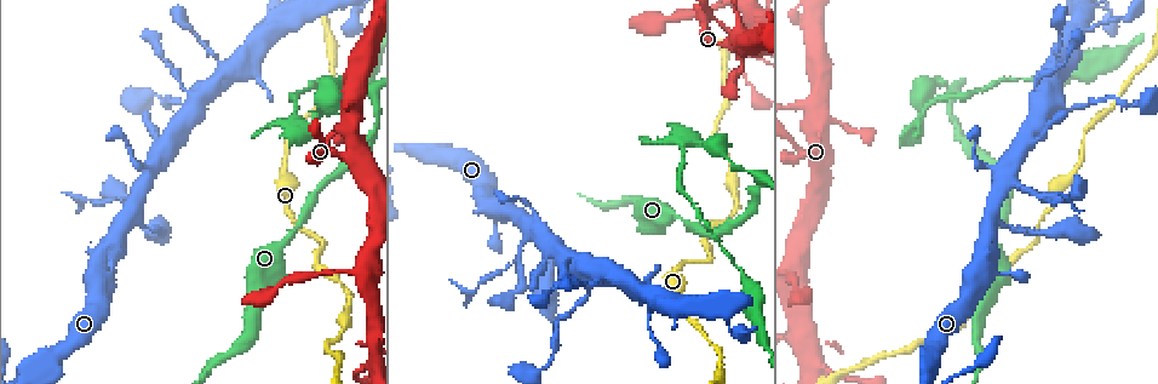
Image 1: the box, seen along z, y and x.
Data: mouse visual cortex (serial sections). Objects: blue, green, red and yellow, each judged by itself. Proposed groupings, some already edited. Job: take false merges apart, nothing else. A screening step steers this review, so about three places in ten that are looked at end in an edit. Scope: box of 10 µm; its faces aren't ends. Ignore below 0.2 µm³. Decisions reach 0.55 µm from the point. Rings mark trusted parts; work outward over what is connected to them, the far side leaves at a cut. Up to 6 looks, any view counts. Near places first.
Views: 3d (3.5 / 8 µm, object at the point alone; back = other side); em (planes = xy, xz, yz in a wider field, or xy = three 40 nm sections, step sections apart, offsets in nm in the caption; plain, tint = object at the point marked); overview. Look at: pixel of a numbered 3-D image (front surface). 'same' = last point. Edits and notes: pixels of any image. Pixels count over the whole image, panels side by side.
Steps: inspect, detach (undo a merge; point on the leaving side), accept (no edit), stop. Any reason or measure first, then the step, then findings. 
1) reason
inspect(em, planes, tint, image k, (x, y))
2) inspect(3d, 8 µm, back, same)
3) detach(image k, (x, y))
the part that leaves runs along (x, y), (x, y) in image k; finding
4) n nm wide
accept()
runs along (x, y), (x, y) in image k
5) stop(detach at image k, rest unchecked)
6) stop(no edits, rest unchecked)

sharp bend
inspect(3d, 3.5 µm, back, image 1, (712, 258))

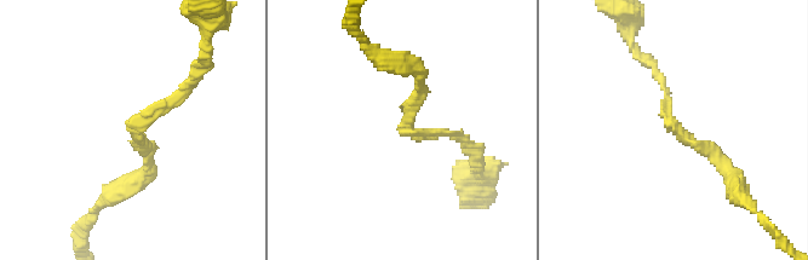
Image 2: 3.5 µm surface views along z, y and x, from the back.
arms of 150, 150 nm
inspect(em, xy, step 5, tint, image 2, (671, 122))

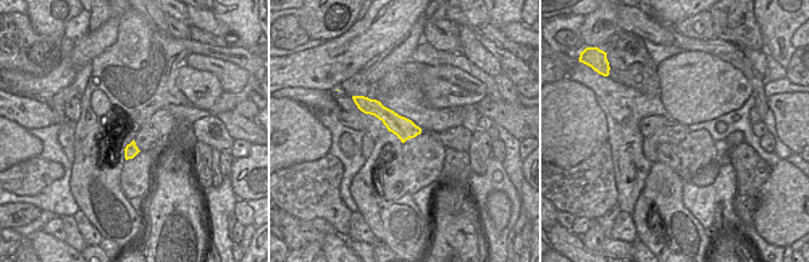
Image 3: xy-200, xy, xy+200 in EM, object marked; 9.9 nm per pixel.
accept()
all the same cell

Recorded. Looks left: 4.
arms part here
inspect(3d, 8 µm, image 1, (588, 277))

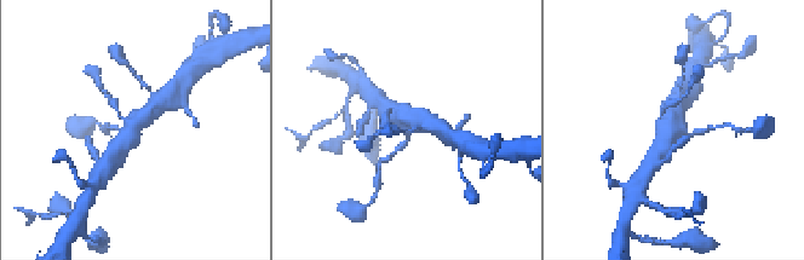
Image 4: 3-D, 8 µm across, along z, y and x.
inspect(3d, 3.5 µm, same)

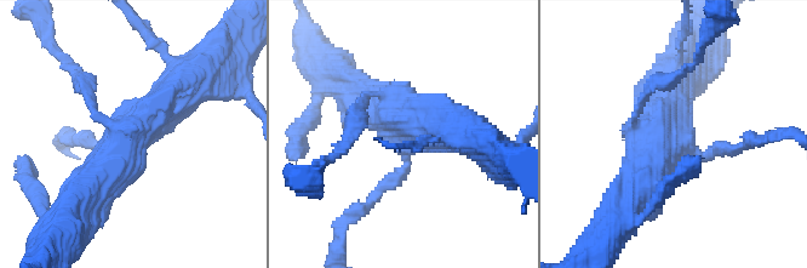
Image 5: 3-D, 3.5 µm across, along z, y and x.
inspect(em, planes, tint, image 5, (404, 137))

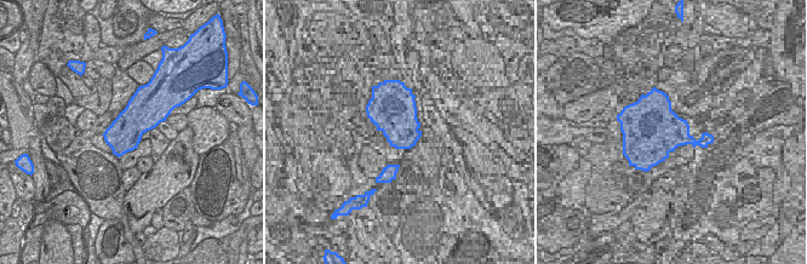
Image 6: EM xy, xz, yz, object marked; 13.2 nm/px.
accept()
runs along (83, 197), (190, 80) in image 5; continuous, no second cell

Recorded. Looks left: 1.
stop(no edits, rest unchecked)

